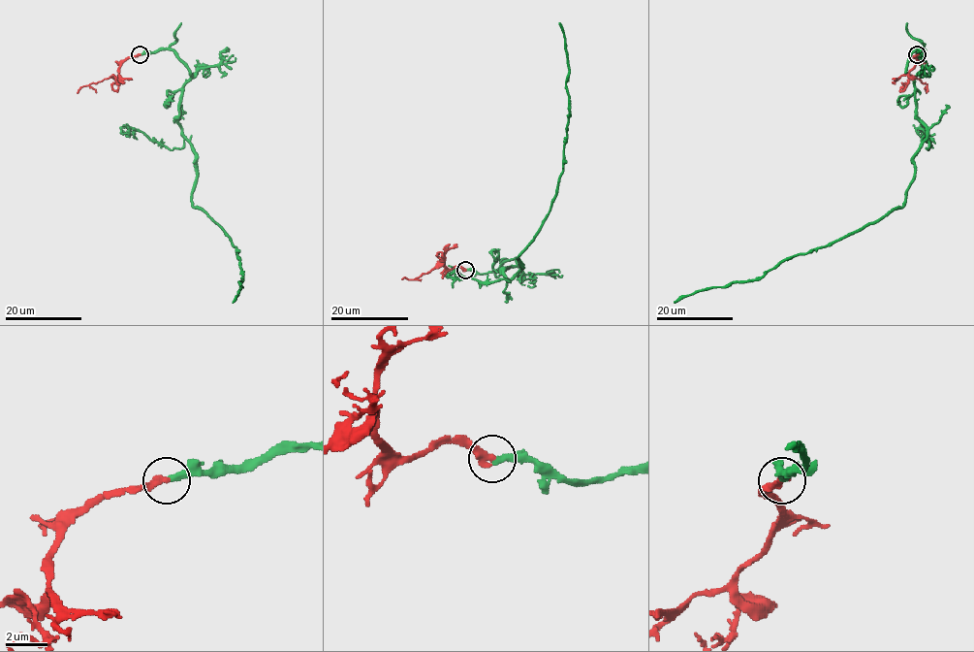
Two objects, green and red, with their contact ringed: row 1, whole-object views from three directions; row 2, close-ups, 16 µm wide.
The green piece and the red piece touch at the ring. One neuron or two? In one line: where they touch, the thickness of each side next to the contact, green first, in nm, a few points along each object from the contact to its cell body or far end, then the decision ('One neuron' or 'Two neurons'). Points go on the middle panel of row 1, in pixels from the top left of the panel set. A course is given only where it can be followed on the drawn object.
Place: (465, 270). Thickness 300 nm (green) against 360 nm. Course of green: (465, 270), (494, 272), (515, 258), (504, 270), (511, 278), (555, 198), (569, 111), (558, 23). Course of red: (465, 270), (448, 269), (443, 261), (414, 279), (402, 278). One neuron

